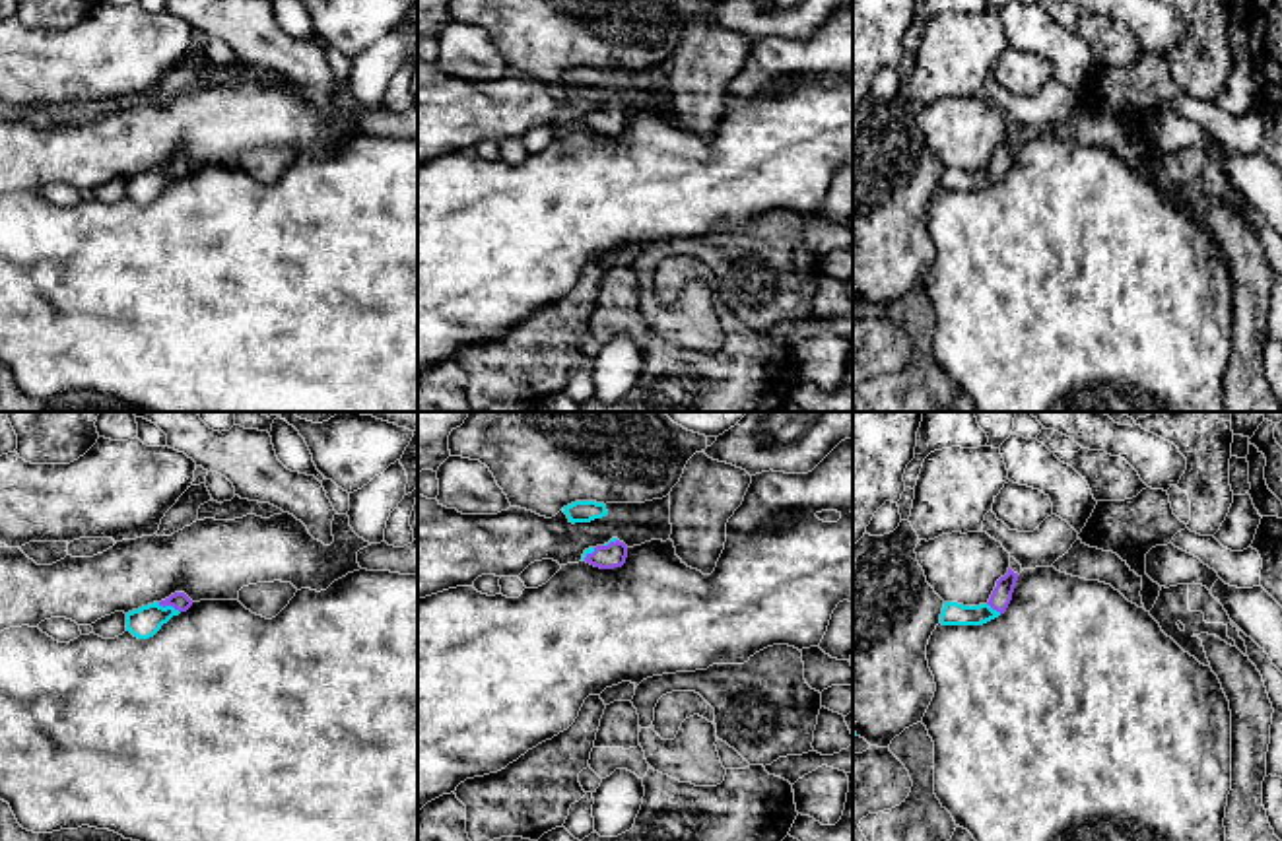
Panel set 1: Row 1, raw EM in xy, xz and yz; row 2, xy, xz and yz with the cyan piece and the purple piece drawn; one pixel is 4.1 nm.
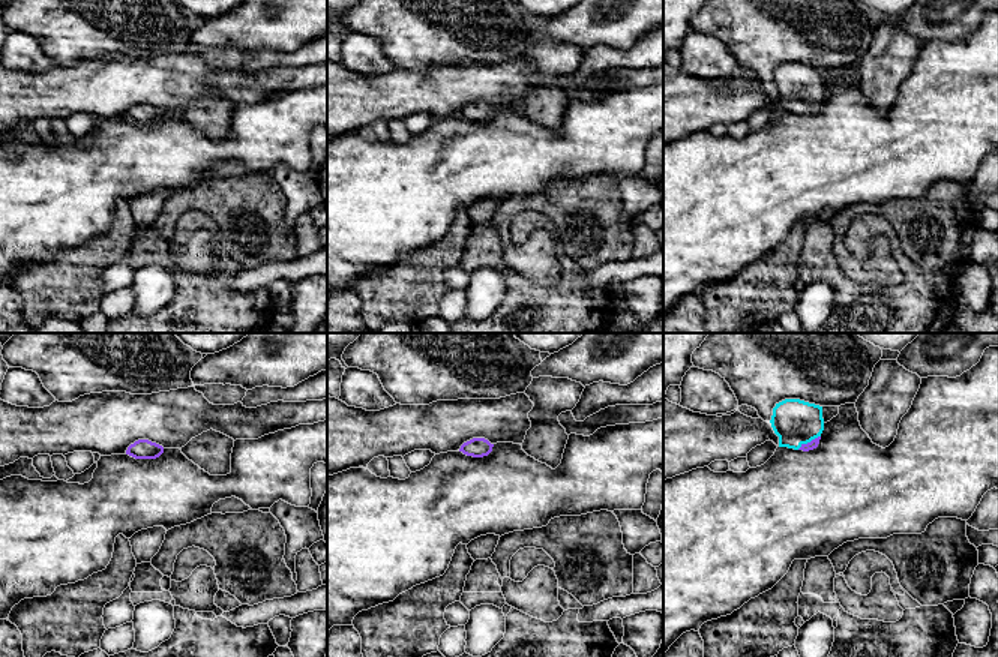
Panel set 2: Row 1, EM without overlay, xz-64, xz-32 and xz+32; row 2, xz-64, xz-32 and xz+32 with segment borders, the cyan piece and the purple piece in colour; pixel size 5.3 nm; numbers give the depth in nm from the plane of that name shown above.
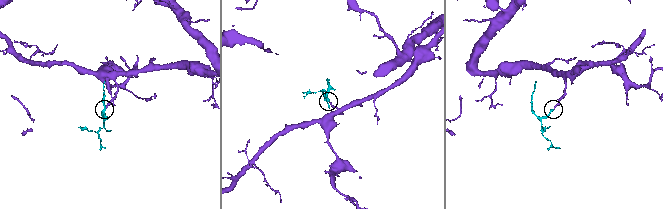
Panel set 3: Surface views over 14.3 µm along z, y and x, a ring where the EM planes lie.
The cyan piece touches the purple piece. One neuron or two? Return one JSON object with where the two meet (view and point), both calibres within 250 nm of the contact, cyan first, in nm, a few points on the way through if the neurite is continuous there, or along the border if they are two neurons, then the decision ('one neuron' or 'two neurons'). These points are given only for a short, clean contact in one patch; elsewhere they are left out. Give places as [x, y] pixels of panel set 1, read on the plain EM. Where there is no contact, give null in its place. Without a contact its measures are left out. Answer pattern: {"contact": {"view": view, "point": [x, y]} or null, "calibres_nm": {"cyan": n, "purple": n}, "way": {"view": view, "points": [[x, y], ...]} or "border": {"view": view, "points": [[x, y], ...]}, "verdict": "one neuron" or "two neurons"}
{"contact": {"view": "xy", "point": [169, 171]}, "calibres_nm": {"cyan": 130, "purple": 80}, "way": {"view": "xy", "points": [[144, 187], [169, 171], [179, 166]]}, "verdict": "one neuron"}

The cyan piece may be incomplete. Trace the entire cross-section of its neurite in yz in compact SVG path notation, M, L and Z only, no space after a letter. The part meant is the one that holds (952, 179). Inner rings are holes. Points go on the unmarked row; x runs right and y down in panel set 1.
M1008 132L1008 138L996 146L996 151L987 169L963 171L958 167L944 167L942 190L983 190L1006 177L1018 146L1018 138Z

